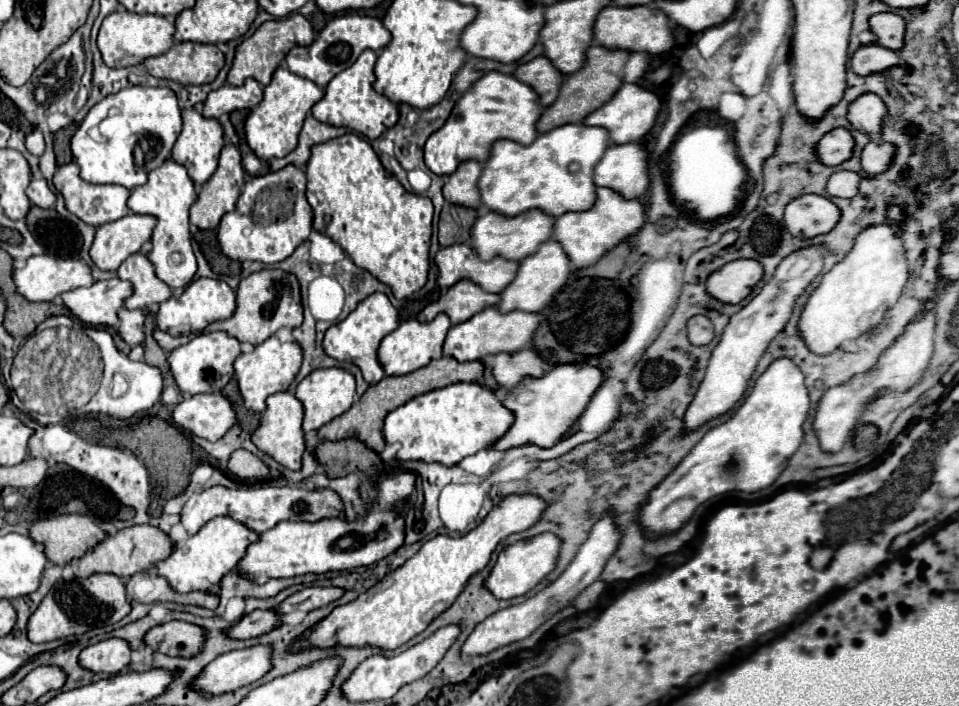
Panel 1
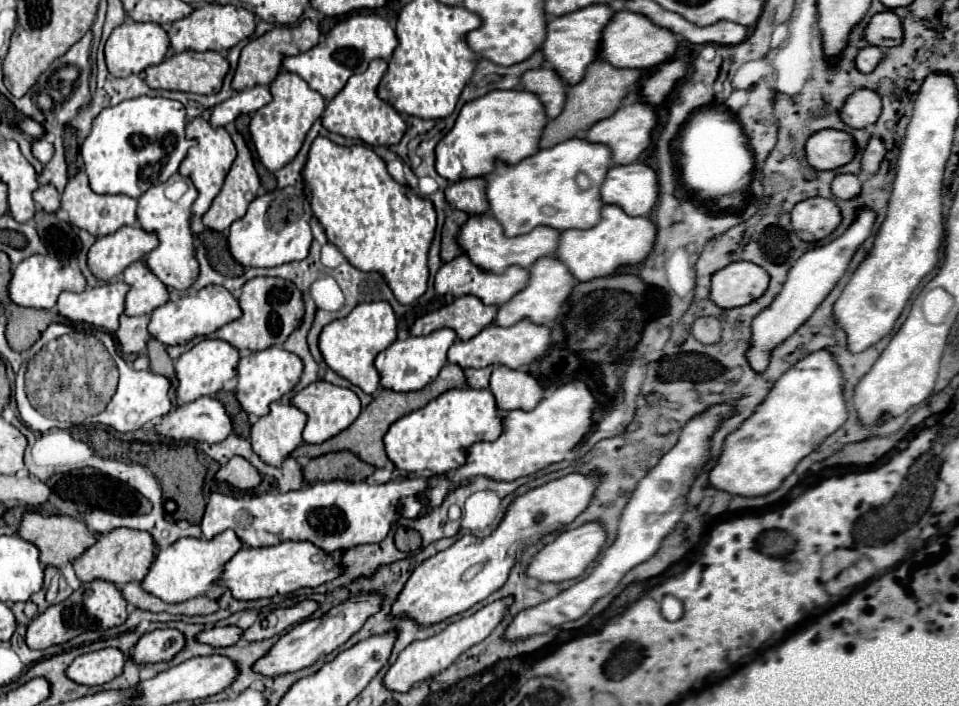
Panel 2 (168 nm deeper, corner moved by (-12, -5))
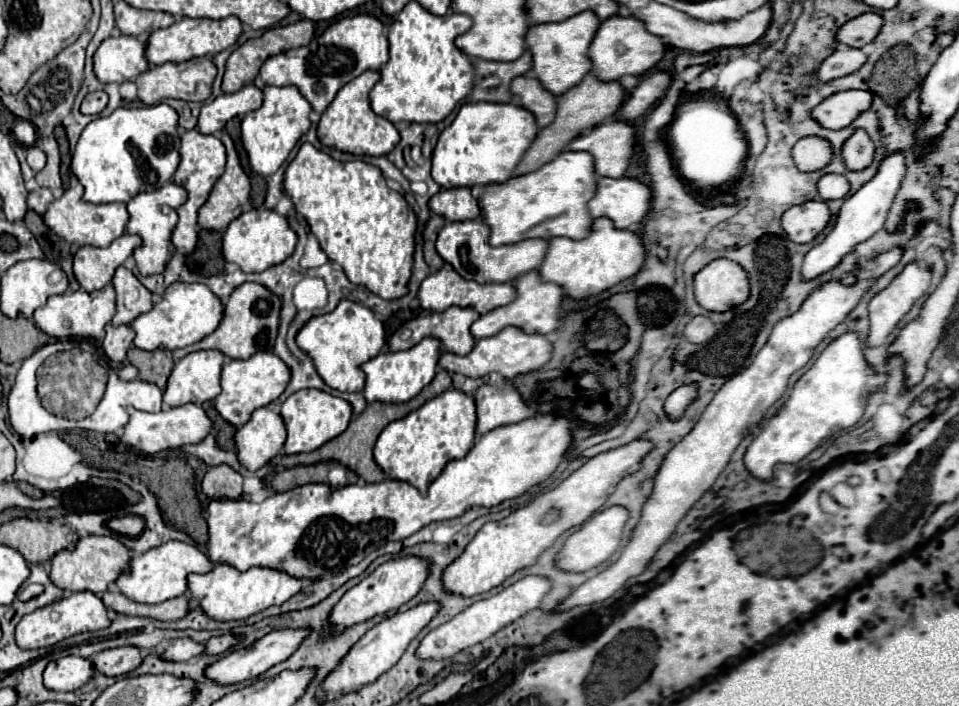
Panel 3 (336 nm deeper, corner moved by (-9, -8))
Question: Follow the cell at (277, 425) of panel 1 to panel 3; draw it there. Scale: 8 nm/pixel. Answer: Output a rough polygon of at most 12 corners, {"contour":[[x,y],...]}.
{"contour":[[257,408],[235,432],[237,458],[263,468],[287,438],[283,418]]}

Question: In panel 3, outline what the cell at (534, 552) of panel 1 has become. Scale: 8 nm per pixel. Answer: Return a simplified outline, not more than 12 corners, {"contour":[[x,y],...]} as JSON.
{"contour":[[625,506],[595,512],[555,564],[585,572],[607,562],[629,520]]}

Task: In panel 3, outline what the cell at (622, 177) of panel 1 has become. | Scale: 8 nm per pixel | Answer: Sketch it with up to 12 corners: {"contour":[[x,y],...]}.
{"contour":[[599,178],[593,218],[627,230],[649,212],[651,192],[633,178]]}

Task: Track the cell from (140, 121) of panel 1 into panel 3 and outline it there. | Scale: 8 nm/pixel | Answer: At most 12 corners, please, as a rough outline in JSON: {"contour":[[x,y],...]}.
{"contour":[[117,108],[71,170],[91,204],[127,204],[179,164],[177,112]]}

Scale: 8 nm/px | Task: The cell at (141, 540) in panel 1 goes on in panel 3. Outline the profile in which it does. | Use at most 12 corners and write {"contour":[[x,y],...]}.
{"contour":[[85,536],[51,558],[49,580],[103,594],[129,568],[111,536]]}

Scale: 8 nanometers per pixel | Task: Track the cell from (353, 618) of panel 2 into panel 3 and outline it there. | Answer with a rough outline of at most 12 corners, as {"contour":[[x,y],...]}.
{"contour":[[431,562],[381,564],[333,608],[337,632],[397,610],[423,588]]}

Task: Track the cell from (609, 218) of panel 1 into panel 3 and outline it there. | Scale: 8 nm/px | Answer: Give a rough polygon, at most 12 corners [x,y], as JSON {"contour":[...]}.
{"contour":[[595,218],[583,240],[551,238],[539,268],[573,300],[635,276],[641,238]]}

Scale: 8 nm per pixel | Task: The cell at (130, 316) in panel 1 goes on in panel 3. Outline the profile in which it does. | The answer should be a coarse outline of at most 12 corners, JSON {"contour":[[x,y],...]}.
{"contour":[[105,326],[101,348],[123,362],[133,344],[131,326]]}

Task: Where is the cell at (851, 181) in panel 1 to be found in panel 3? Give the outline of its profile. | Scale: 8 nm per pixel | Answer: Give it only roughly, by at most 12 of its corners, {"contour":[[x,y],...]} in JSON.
{"contour":[[823,174],[817,192],[825,202],[845,198],[849,182],[841,174]]}

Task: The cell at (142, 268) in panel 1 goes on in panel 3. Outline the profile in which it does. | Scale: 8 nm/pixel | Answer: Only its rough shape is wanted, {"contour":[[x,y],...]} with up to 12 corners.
{"contour":[[125,266],[115,270],[113,326],[153,306],[151,292]]}

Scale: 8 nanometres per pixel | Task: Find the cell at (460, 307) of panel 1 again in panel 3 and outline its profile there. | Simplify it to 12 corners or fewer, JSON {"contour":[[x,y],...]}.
{"contour":[[451,306],[405,326],[409,340],[393,334],[387,350],[407,350],[433,336],[441,352],[465,356],[473,348],[473,308]]}

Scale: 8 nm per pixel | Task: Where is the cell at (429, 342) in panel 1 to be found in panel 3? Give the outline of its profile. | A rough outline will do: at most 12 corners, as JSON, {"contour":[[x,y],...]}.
{"contour":[[439,340],[361,366],[371,402],[409,402],[435,376]]}

